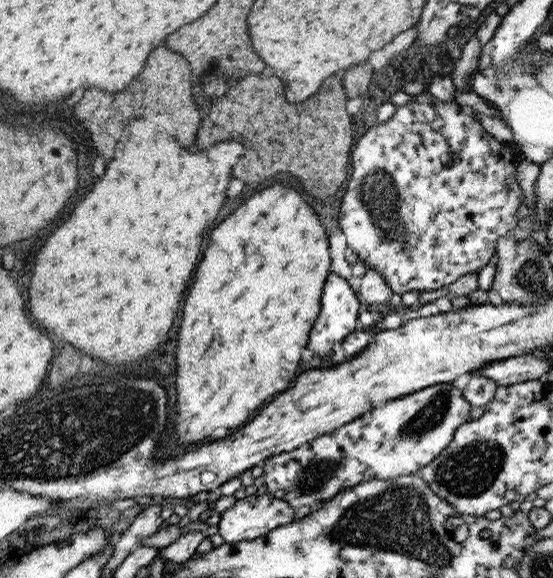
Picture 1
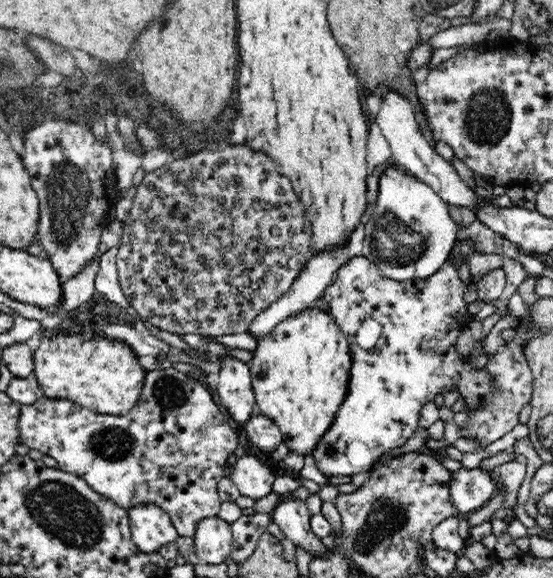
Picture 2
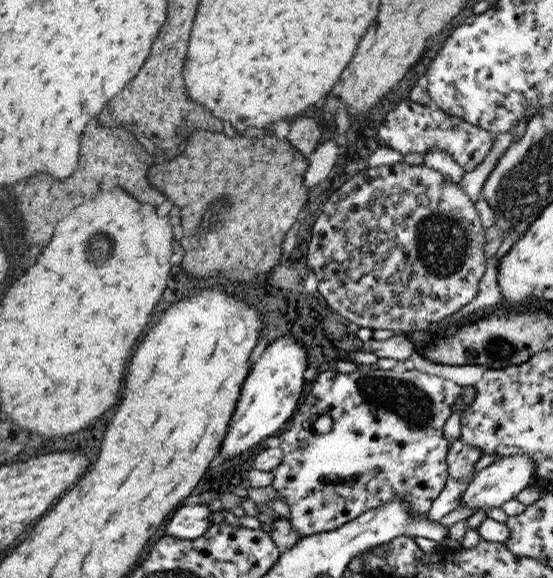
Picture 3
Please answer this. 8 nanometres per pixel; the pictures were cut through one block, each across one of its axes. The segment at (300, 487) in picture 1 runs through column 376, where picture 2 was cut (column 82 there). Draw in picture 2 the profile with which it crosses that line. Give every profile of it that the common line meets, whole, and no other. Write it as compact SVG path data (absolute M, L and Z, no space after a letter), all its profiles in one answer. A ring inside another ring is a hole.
M183 367L145 373L141 400L126 416L92 412L68 400L40 396L37 402L21 406L18 420L21 444L52 456L61 471L83 478L99 495L128 510L142 503L162 507L172 519L179 536L193 538L198 522L216 517L220 508L218 482L226 471L226 460L238 446L238 436L218 404L211 388L194 380Z

